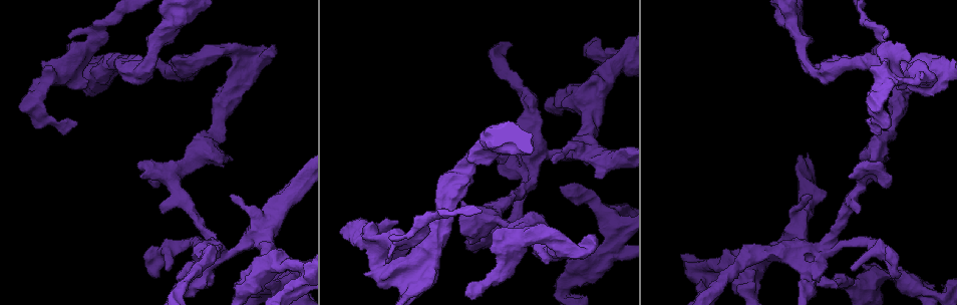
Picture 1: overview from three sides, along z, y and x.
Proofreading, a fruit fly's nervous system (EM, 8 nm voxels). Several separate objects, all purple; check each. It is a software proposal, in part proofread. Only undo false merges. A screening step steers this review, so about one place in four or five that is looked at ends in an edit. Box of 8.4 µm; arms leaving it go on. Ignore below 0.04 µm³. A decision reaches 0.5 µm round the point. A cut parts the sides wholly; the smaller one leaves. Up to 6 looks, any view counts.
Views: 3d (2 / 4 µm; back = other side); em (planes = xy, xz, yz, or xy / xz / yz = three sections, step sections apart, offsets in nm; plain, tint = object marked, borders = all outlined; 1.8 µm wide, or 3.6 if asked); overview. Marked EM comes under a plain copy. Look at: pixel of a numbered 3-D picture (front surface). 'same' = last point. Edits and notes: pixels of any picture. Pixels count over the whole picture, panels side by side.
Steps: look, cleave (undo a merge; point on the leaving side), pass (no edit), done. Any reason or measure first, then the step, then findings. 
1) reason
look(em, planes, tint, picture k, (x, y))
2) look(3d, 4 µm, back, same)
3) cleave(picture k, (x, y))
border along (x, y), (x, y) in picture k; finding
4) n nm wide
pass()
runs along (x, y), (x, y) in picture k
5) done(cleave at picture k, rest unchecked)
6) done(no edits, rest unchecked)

two arms in line, one across
look(em, planes, tint, picture 1, (302, 268))

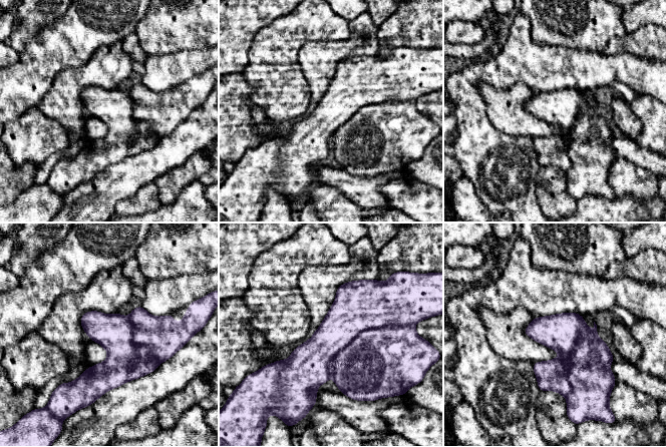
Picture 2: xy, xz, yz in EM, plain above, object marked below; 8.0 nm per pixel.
cleave(picture 2, (359, 306))
border along (400, 325), (360, 332), (330, 376) in picture 2; two cells meet here

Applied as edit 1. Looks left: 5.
redraw
look(overview)

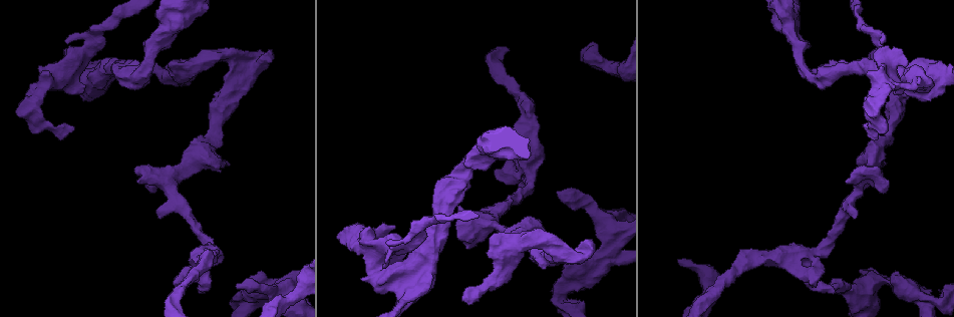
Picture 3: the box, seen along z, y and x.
closes a loop
look(3d, 2 µm, picture 3, (904, 85))

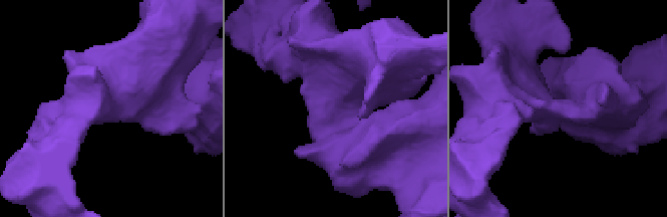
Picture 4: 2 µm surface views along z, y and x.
look(em, xz, step 16, tint, picture 4, (555, 109))

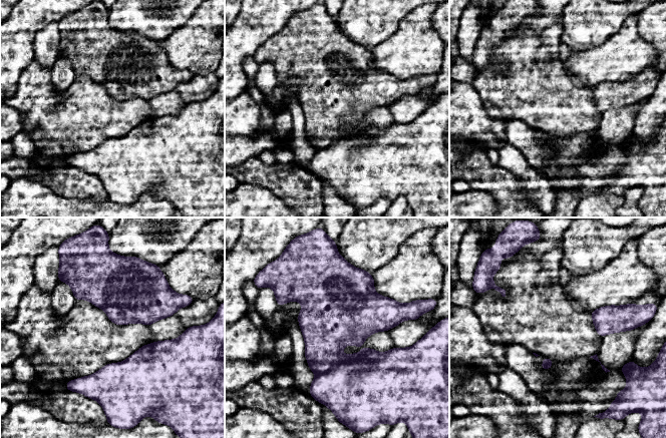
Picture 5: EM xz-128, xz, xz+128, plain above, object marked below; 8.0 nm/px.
look(em, planes, tint, same)

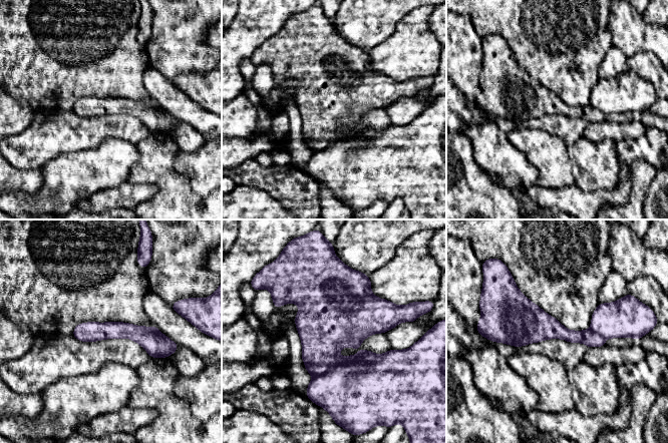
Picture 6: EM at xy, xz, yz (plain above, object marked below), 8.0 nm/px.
cleave(picture 6, (322, 340))
border along (369, 351), (313, 378) in picture 6; two cells meet here

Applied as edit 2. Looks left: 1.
branch point
look(em, yz, step 8, tint, picture 3, (587, 265))

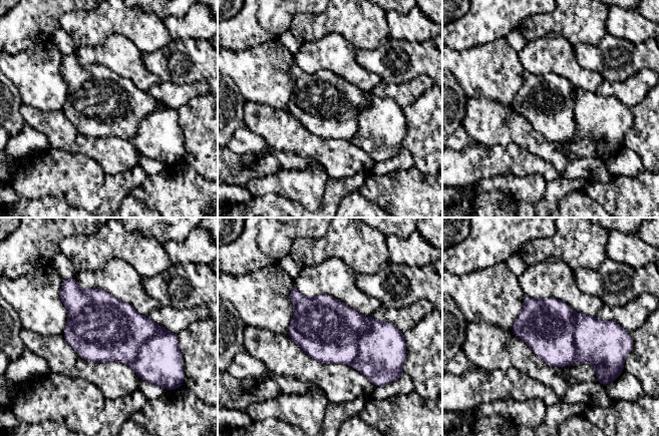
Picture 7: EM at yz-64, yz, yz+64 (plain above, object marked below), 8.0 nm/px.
cleave(picture 7, (328, 332))
border along (365, 317), (350, 365) in picture 7; two cells meet here

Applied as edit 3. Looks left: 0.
done(cleave at picture 2, cleave at picture 6, cleave at picture 7, rest unchecked)

